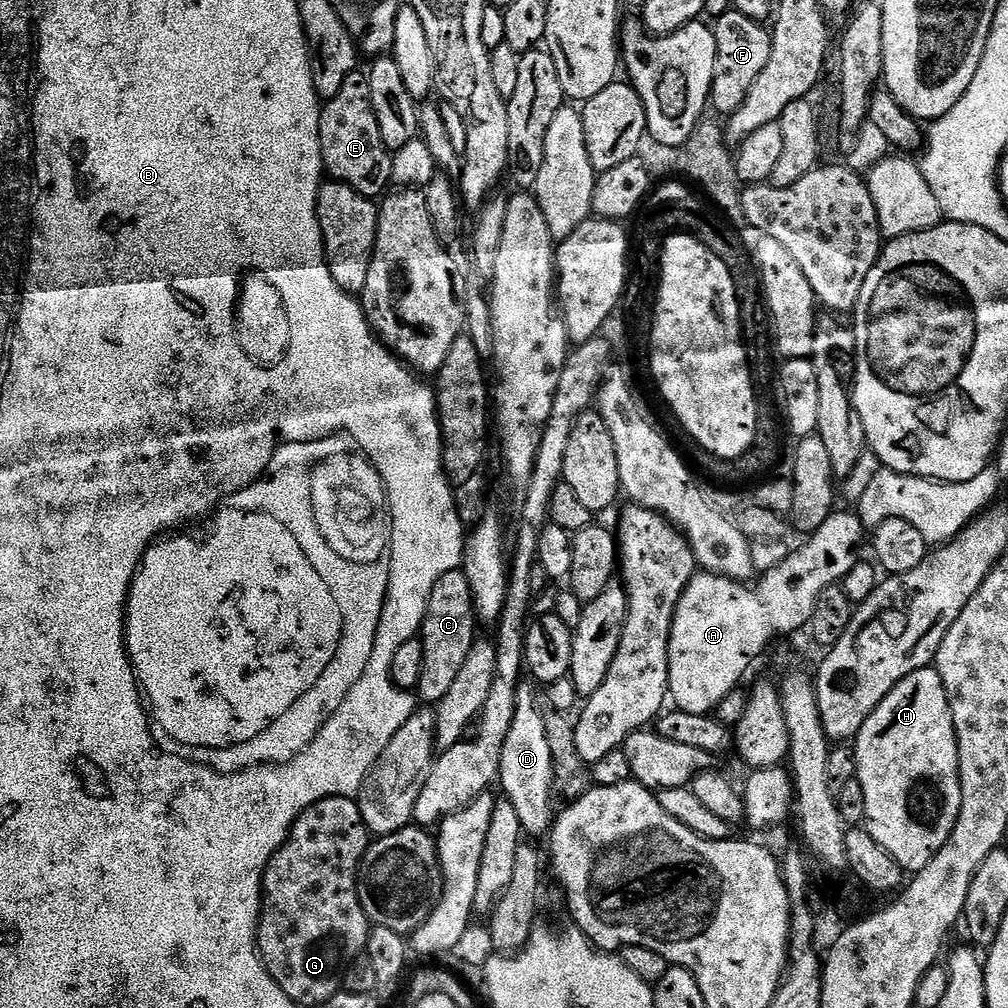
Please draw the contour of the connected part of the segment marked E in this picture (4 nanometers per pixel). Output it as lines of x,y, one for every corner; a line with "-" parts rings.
356,79
347,80
340,93
333,100
327,101
326,107
323,109
320,118
320,149
324,159
324,170
335,183
344,184
361,196
377,198
376,196
381,195
380,197
383,197
388,183
393,183
394,180
392,174
394,160
380,137
378,118
374,114
369,96
370,89
363,79

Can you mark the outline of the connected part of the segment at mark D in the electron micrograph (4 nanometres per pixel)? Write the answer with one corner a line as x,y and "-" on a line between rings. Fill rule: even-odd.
524,682
516,689
514,722
510,726
510,734
506,734
506,742
502,746
498,777
498,784
504,787
503,799
514,808
518,822
521,823
523,831
529,837
540,836
543,832
545,835
554,823
550,745
547,742
543,716
538,703
536,704
535,698
532,697
531,687
533,688
531,683

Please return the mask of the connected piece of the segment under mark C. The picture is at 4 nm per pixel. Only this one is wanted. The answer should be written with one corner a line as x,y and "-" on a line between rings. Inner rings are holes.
463,571
446,574
430,594
424,623
418,633
418,638
424,643
422,678
418,689
421,701
439,702
443,696
450,694
450,686
454,686
454,678
458,678
458,670
462,670
477,639
476,628
478,629
476,609
472,607
470,586
464,581

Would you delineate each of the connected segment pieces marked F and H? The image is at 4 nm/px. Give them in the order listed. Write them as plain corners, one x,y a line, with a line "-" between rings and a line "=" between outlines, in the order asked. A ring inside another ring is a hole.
727,10
714,23
714,35
716,37
716,65
714,66
714,82
712,83
711,107
716,107
724,118
733,116
737,110
746,102
746,96
750,94
750,86
758,82
758,76
762,70
766,70
766,62
770,62
772,53
771,31
759,20
752,20
735,10
=
929,666
918,670
914,674
907,676
886,698
874,709
866,718
866,722
860,731
854,737
856,743
856,752
854,759
856,761
855,779
860,780
860,792
864,795
864,816
868,819
866,829
872,836
874,842
878,844
882,851
897,863
905,873
917,874
926,867
930,866
932,859
940,853
944,843
950,838
950,834
956,829
956,819
960,813
960,763
958,762
958,738
954,730
954,718
950,710
948,695
944,689
944,683
935,667

